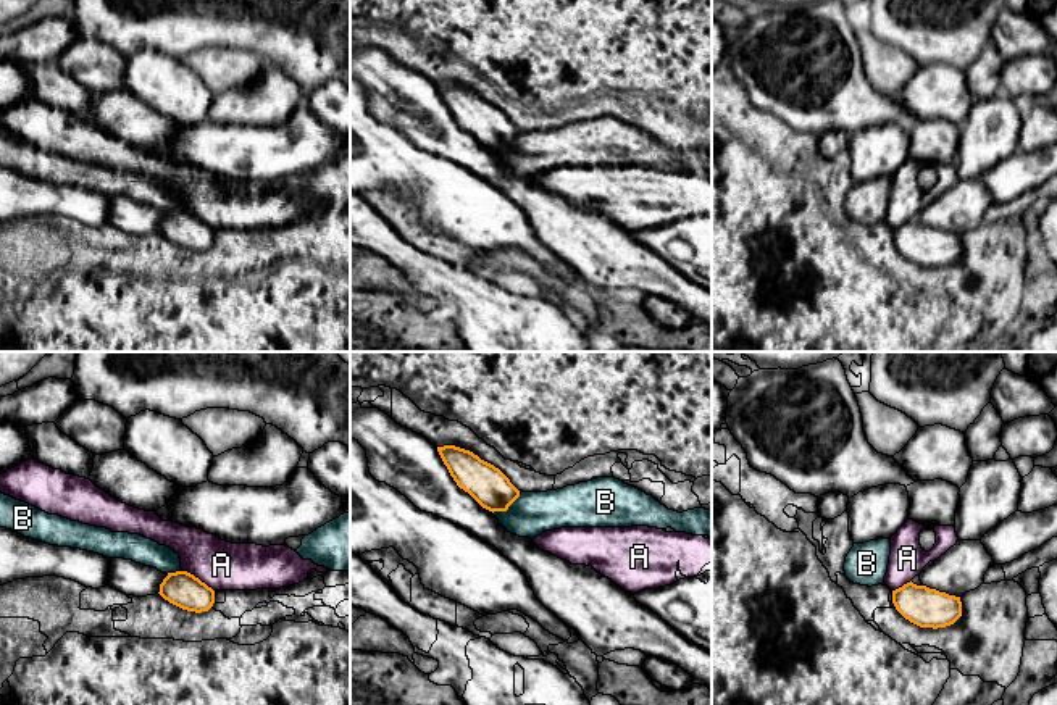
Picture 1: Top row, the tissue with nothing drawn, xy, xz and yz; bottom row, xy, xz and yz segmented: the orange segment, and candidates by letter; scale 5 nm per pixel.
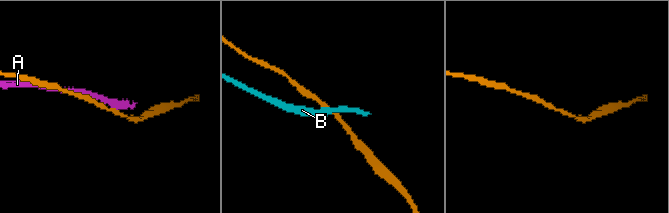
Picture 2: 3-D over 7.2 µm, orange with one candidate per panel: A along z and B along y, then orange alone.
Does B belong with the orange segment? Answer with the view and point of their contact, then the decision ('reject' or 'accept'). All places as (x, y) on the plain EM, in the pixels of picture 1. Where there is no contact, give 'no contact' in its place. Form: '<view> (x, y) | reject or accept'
xz (507, 147) | reject

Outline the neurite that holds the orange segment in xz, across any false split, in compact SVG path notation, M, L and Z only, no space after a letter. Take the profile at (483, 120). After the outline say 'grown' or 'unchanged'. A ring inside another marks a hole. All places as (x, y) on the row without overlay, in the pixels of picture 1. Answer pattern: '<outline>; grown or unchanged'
M444 84L437 90L460 127L468 131L489 150L507 150L520 136L520 129L494 103L470 89Z; unchanged

